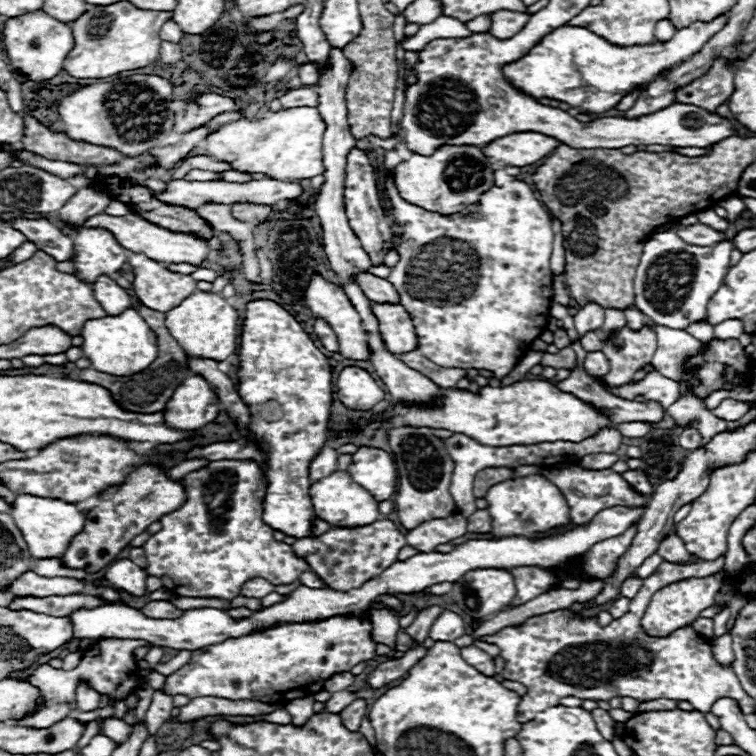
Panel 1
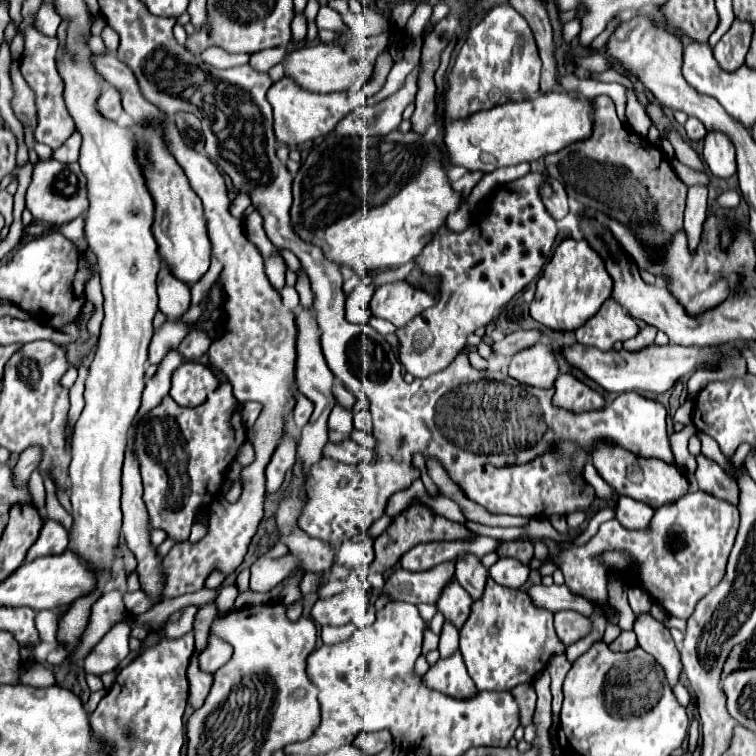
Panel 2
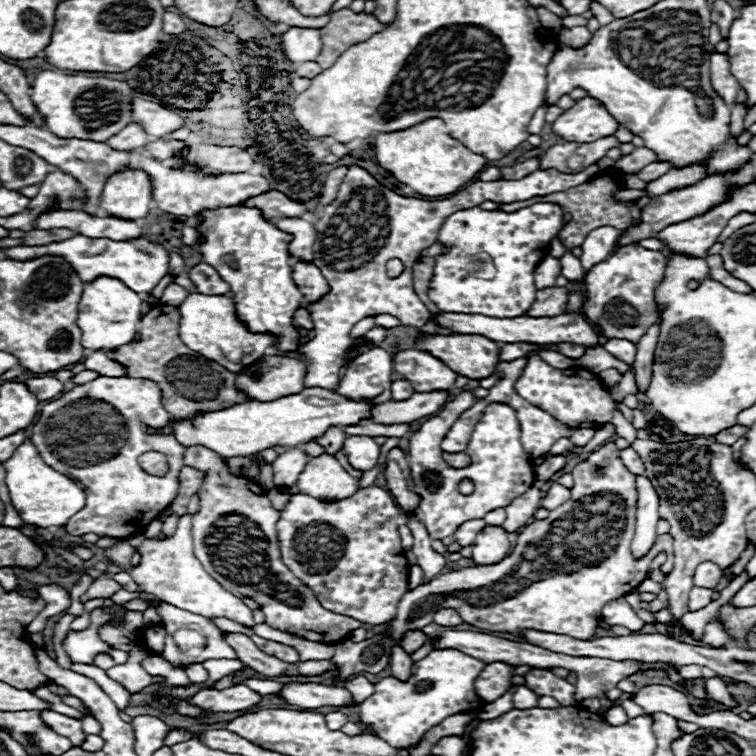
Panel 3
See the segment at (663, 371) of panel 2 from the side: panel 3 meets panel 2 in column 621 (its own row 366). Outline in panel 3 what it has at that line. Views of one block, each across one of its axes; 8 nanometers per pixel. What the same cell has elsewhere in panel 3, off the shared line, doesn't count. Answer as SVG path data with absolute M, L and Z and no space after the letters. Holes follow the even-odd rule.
M382 348L362 352L344 372L338 394L350 400L390 400L392 386L392 356Z

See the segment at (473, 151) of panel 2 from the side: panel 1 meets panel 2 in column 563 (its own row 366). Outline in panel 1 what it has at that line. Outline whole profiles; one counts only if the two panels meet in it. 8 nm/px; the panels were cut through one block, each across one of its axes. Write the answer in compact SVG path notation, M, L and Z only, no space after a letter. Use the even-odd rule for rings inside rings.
M128 308L118 316L106 316L98 320L88 320L82 328L84 344L84 356L92 362L92 368L98 372L106 372L110 376L132 376L142 370L146 370L154 356L158 354L158 344L154 332L148 328L148 324L142 320L142 316Z

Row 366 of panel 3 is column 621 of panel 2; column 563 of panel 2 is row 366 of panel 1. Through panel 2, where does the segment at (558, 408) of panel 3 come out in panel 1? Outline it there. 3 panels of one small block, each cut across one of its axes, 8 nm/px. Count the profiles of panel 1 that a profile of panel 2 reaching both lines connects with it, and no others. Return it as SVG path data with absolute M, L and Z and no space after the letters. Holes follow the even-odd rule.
M562 348L558 354L544 354L542 356L542 366L552 366L552 368L568 368L572 370L576 362L576 354L572 348Z

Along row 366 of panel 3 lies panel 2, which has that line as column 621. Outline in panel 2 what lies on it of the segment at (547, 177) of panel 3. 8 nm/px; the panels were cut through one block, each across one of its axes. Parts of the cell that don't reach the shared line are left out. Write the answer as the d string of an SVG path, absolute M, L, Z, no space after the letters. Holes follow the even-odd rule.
M612 298L604 302L604 306L576 330L576 340L580 344L596 346L600 350L608 350L614 342L624 342L638 334L638 324L634 318Z

